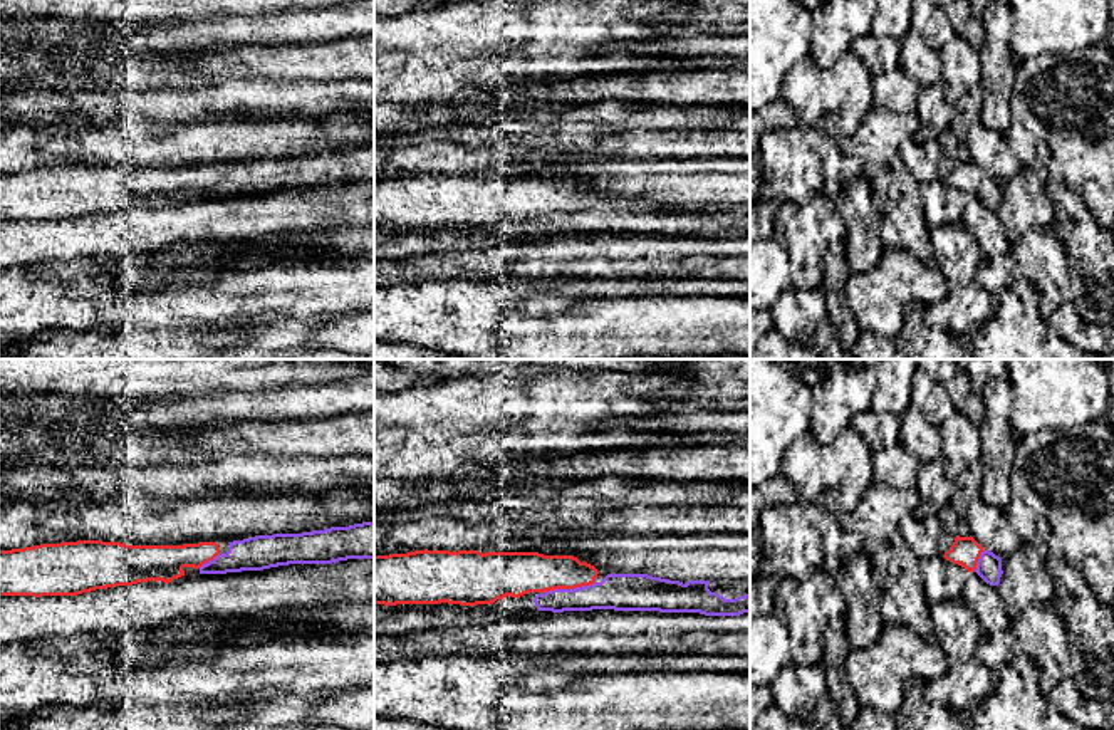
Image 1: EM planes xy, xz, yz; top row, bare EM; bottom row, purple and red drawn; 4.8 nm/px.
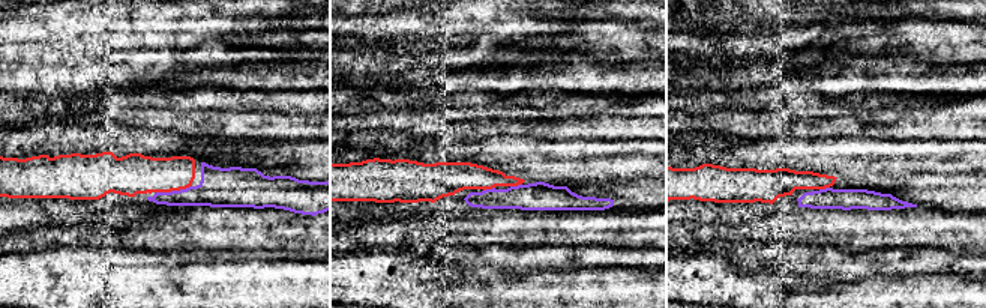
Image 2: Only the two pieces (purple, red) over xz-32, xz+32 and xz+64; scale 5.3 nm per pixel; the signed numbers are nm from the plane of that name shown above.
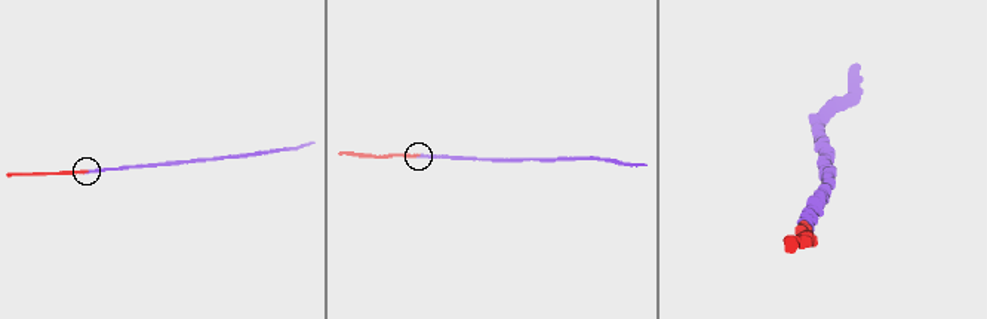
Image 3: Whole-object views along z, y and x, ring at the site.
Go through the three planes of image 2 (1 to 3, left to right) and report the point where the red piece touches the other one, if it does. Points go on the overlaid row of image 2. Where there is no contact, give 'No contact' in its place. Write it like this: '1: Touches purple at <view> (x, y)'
1: Touches purple at xz-32 (173, 191)
2: Touches purple at xz+32 (515, 187)
3: Touches purple at xz+64 (826, 188)

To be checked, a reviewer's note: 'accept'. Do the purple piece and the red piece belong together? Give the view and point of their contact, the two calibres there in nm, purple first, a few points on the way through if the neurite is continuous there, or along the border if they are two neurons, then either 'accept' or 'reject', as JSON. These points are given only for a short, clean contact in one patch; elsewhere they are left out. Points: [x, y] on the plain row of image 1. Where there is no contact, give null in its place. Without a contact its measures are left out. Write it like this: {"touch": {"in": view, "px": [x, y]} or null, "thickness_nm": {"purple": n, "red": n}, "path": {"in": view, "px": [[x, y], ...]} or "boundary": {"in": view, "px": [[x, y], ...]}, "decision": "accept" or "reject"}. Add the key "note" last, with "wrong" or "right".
{"touch": {"in": "xz", "px": [569, 213]}, "thickness_nm": {"purple": 180, "red": 200}, "path": {"in": "xz", "px": [[616, 215], [569, 213], [552, 198], [520, 197]]}, "decision": "accept", "note": "right"}

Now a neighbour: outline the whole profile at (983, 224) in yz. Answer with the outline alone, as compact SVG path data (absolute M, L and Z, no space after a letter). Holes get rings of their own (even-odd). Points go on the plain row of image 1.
M976 196L968 198L961 223L976 240L978 250L988 258L1000 258L1012 248L997 210L986 208Z

